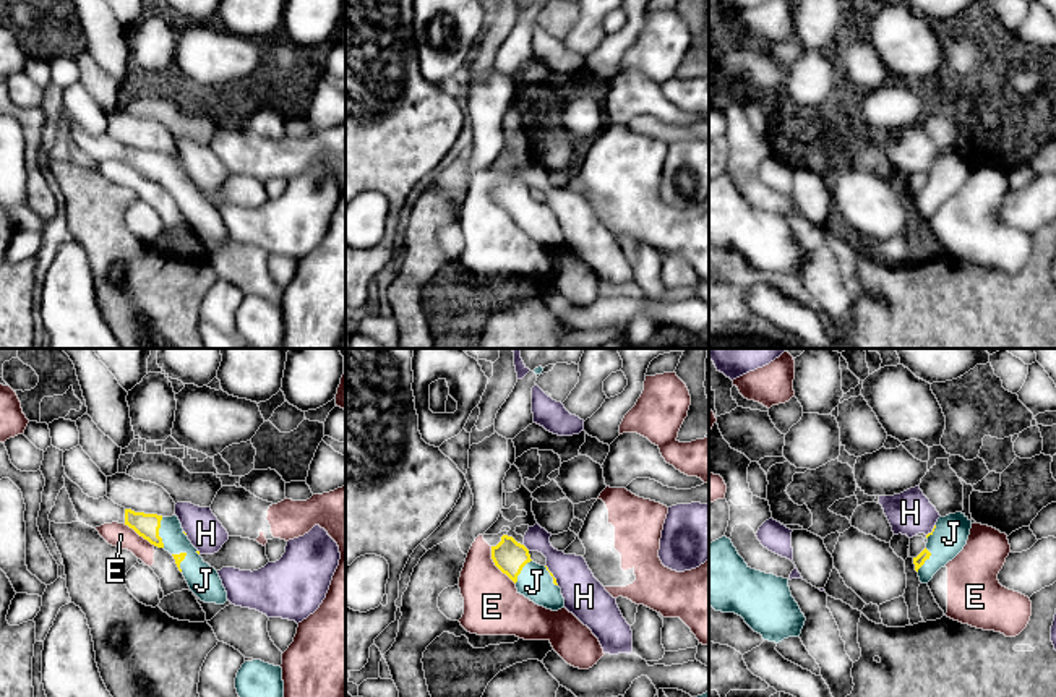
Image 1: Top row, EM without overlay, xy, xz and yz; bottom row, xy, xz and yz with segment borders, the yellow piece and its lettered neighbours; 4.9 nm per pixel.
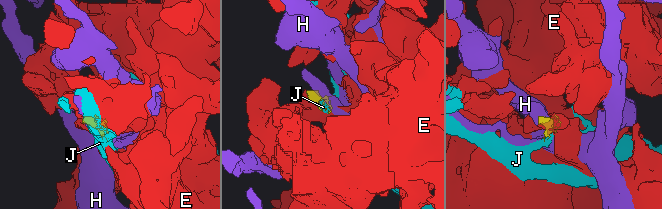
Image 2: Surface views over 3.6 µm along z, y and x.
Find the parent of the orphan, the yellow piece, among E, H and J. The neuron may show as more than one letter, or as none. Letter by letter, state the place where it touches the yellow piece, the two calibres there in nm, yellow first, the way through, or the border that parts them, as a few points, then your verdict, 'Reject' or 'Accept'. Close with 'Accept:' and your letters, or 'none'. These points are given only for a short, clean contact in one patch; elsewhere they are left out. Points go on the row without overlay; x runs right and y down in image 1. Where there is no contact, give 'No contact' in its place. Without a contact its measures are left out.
E: Touches yellow at xz (497, 203). Thickness 160 nm (yellow) against 280 nm. Reject
H: Touches yellow at xz (524, 183). Thickness 160 nm (yellow) against 160 nm. Boundary: xz (523, 182), (529, 187). Reject
J: Touches yellow at xy (158, 169). Thickness 120 nm (yellow) against 120 nm. Accept
Accept: J

